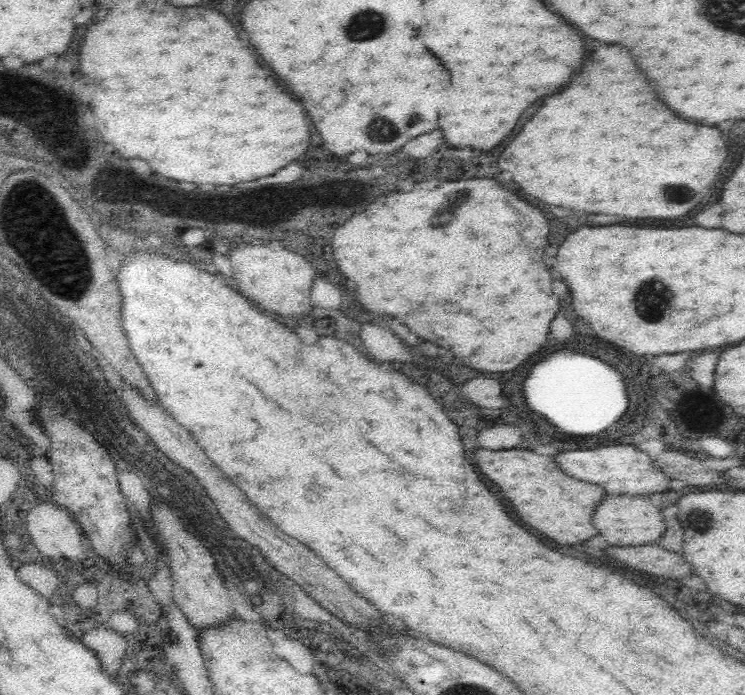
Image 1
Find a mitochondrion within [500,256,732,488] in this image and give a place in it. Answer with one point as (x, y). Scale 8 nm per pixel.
(653, 308)

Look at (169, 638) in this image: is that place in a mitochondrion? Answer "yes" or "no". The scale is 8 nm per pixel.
no

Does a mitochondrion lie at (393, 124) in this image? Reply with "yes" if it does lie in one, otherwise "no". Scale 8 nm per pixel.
yes

